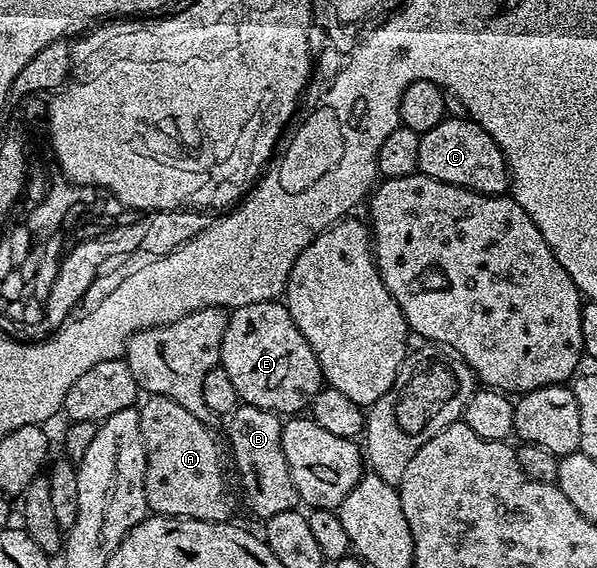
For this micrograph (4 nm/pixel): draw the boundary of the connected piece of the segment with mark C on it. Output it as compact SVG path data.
M443 118L437 128L429 128L419 136L418 173L445 184L475 190L479 194L506 195L509 190L509 171L507 161L499 145L470 118Z

